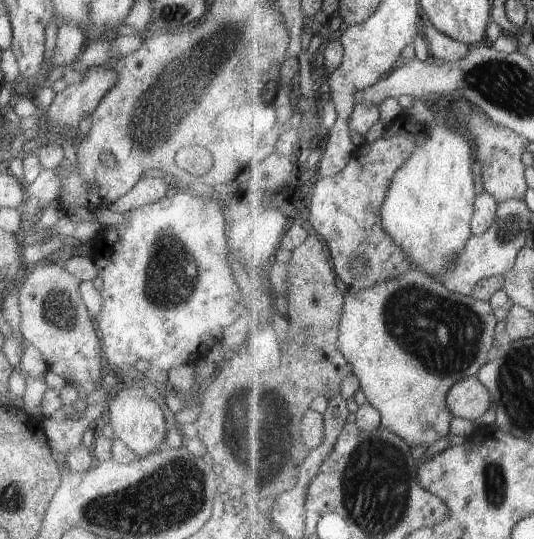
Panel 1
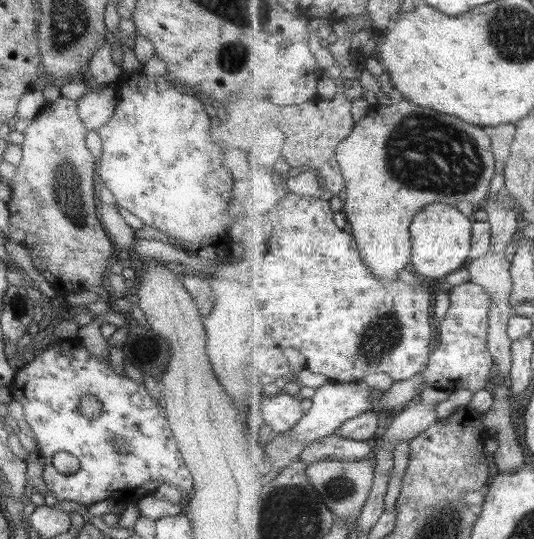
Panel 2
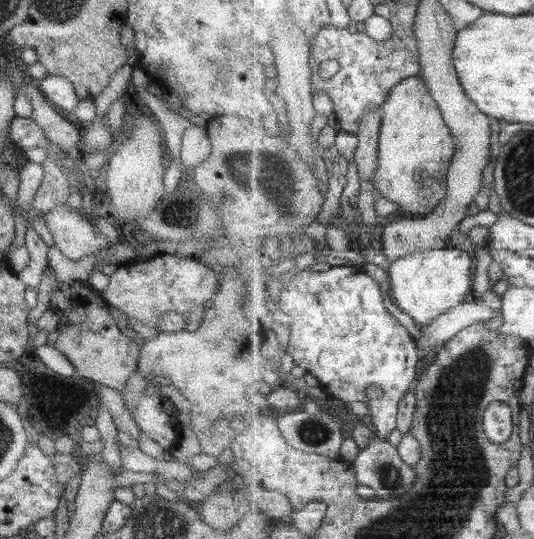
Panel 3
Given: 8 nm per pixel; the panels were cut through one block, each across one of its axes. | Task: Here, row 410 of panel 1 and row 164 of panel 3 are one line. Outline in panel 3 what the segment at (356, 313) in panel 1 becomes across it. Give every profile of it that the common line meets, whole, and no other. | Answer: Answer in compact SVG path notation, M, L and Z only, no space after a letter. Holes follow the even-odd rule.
M415 75L401 81L390 93L388 101L379 109L382 112L382 127L379 142L379 165L377 165L377 173L373 179L374 186L380 190L381 197L397 204L399 209L427 216L433 213L447 197L448 173L451 163L453 163L453 157L455 157L457 142L423 76Z

